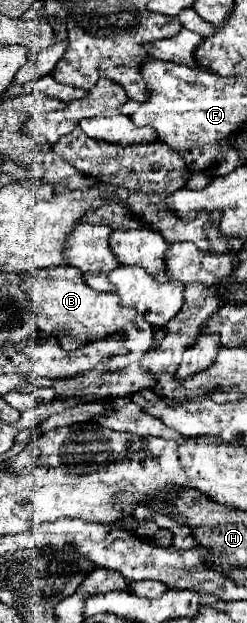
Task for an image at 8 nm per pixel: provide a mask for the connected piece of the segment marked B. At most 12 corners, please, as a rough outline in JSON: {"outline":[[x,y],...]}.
{"outline":[[70,266],[24,276],[36,324],[72,351],[120,336],[126,354],[110,372],[140,362],[152,326],[110,292],[88,288]]}

